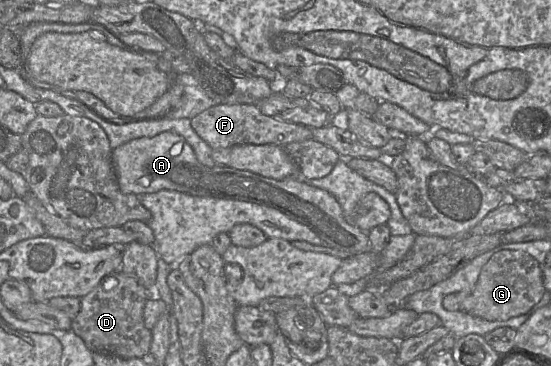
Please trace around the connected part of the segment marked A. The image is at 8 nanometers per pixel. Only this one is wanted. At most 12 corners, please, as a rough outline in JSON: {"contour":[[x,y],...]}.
{"contour":[[178,134],[112,150],[120,190],[274,208],[326,246],[370,251],[336,198],[301,177],[201,164]]}

